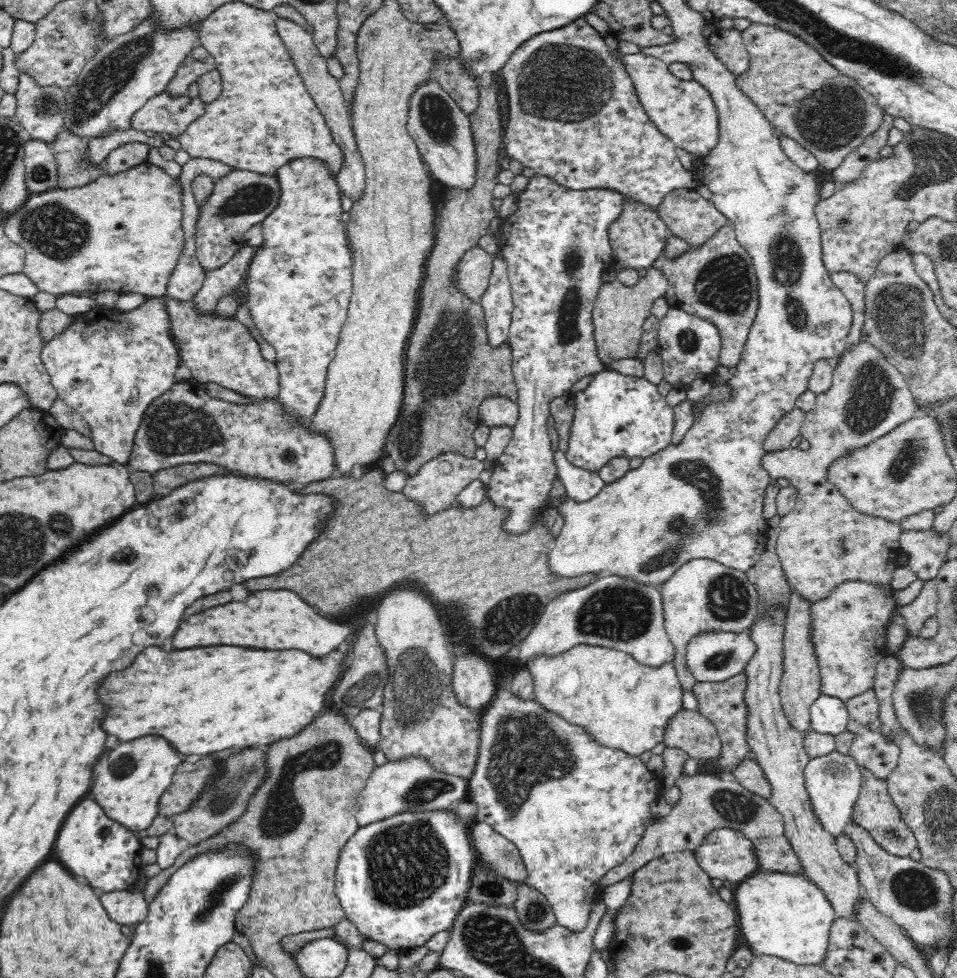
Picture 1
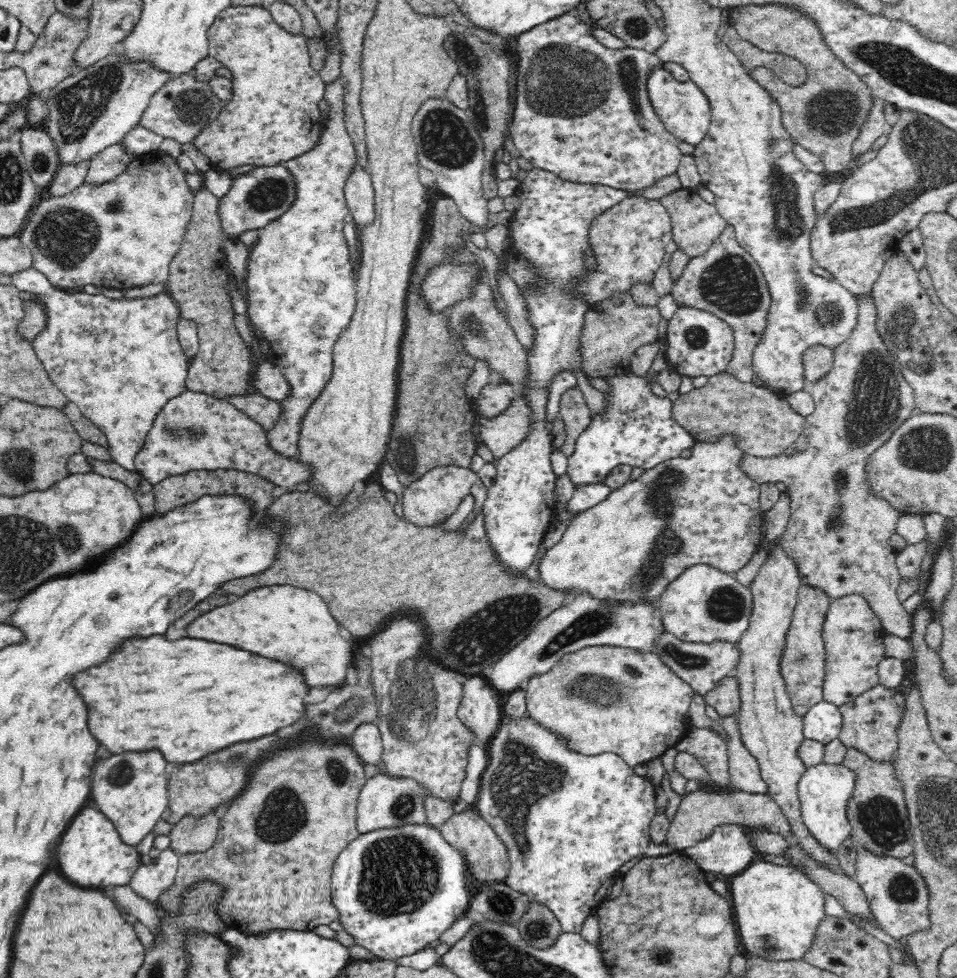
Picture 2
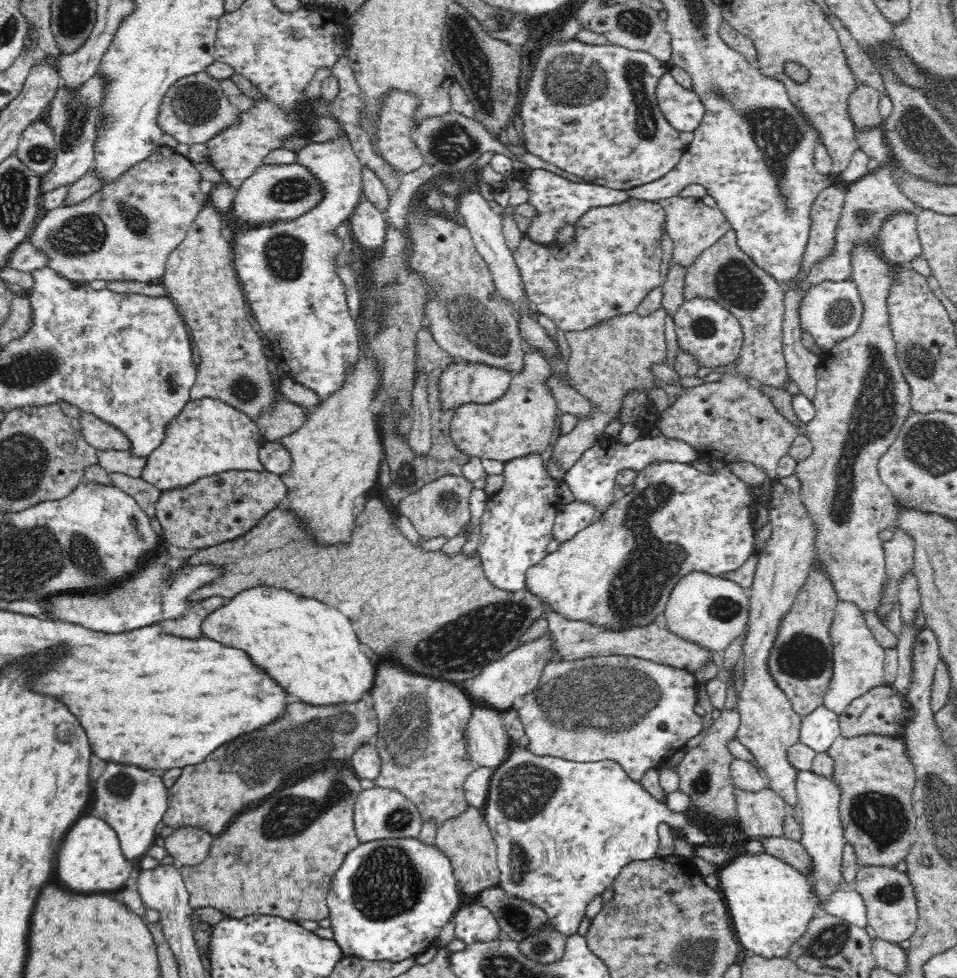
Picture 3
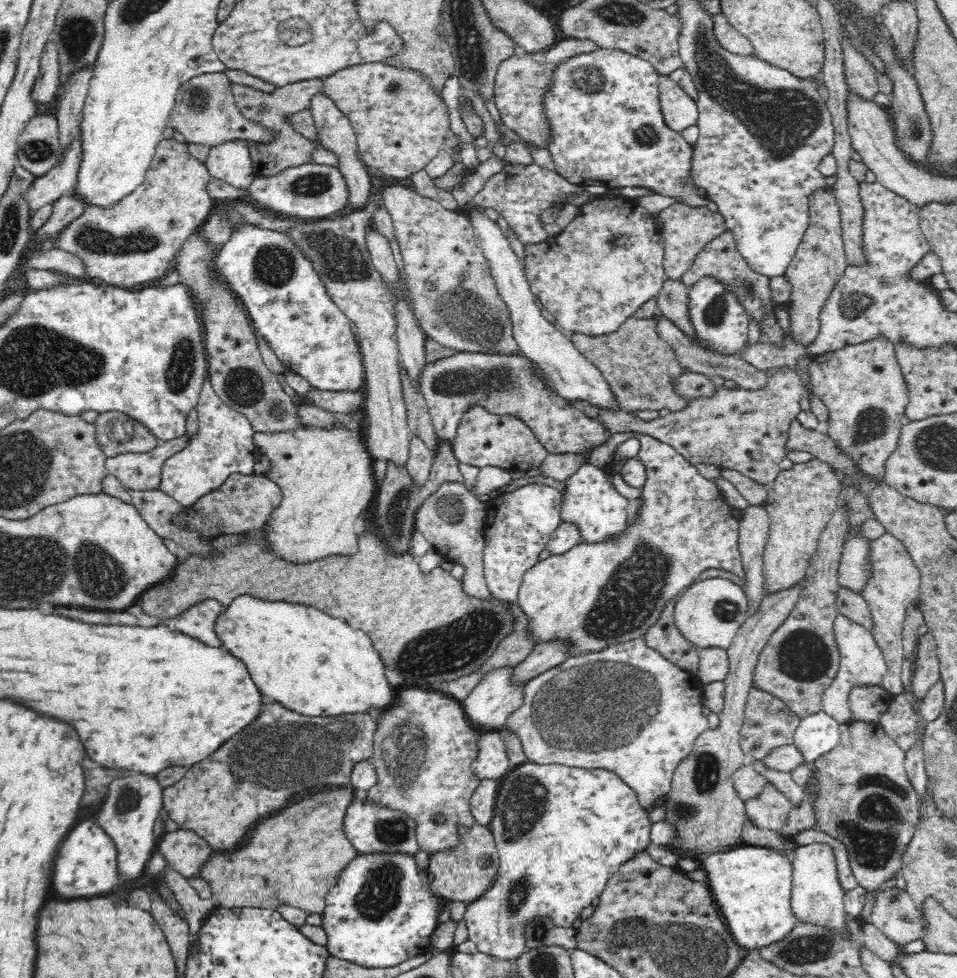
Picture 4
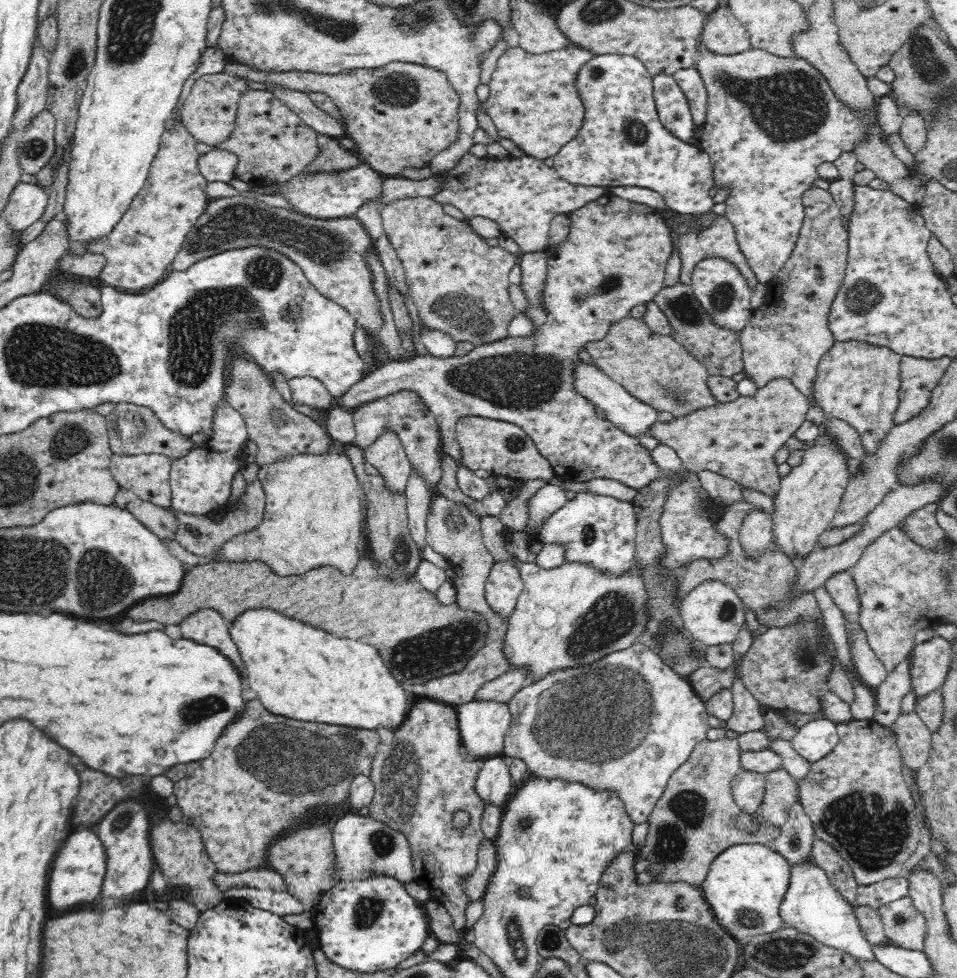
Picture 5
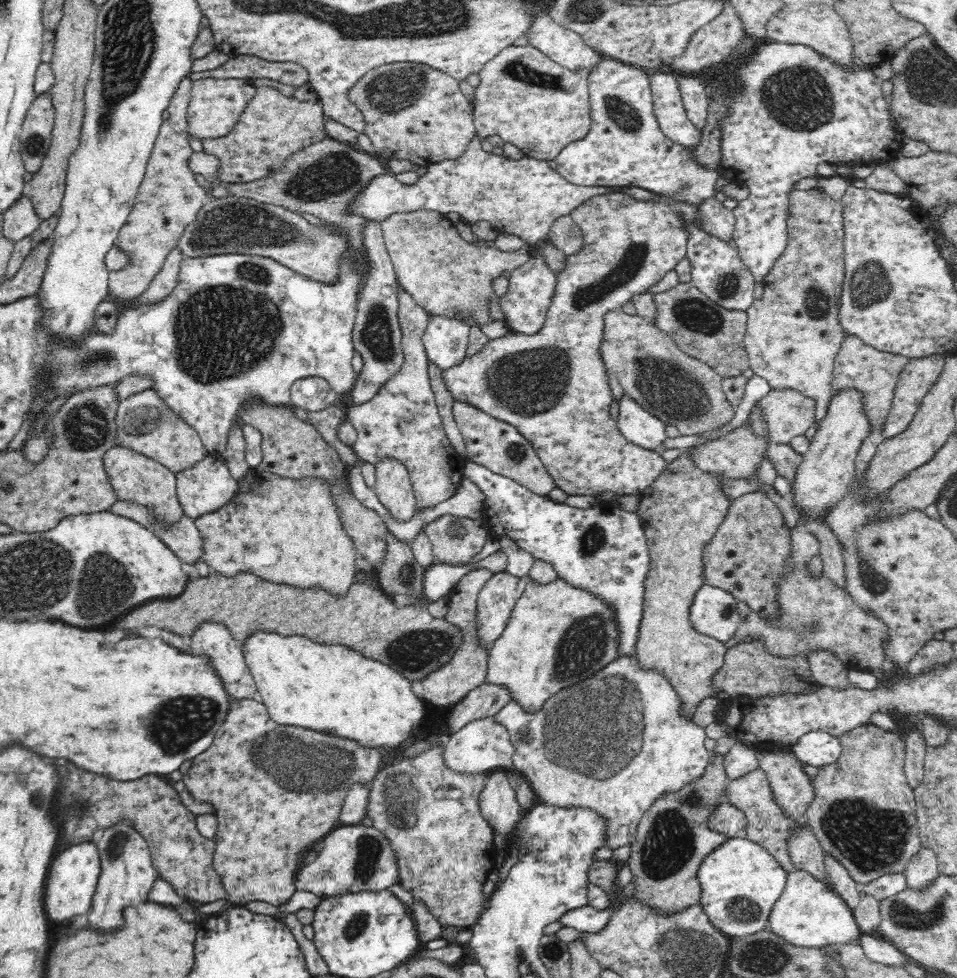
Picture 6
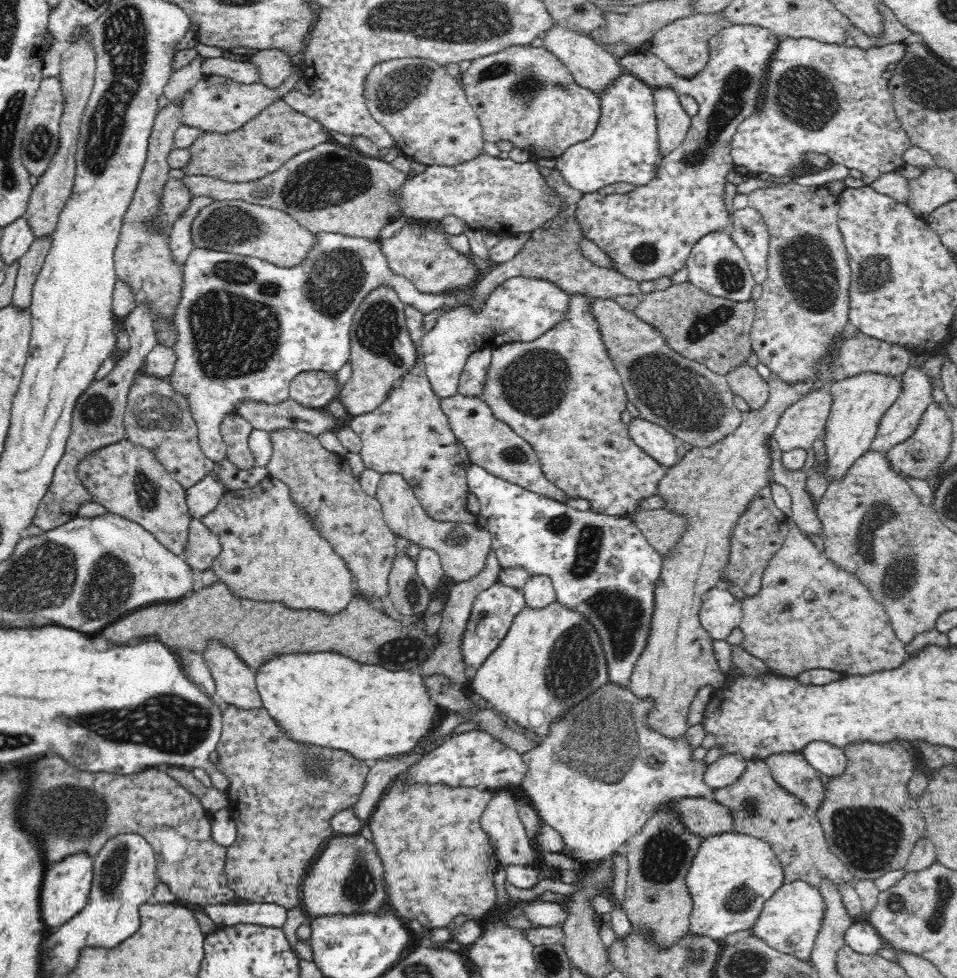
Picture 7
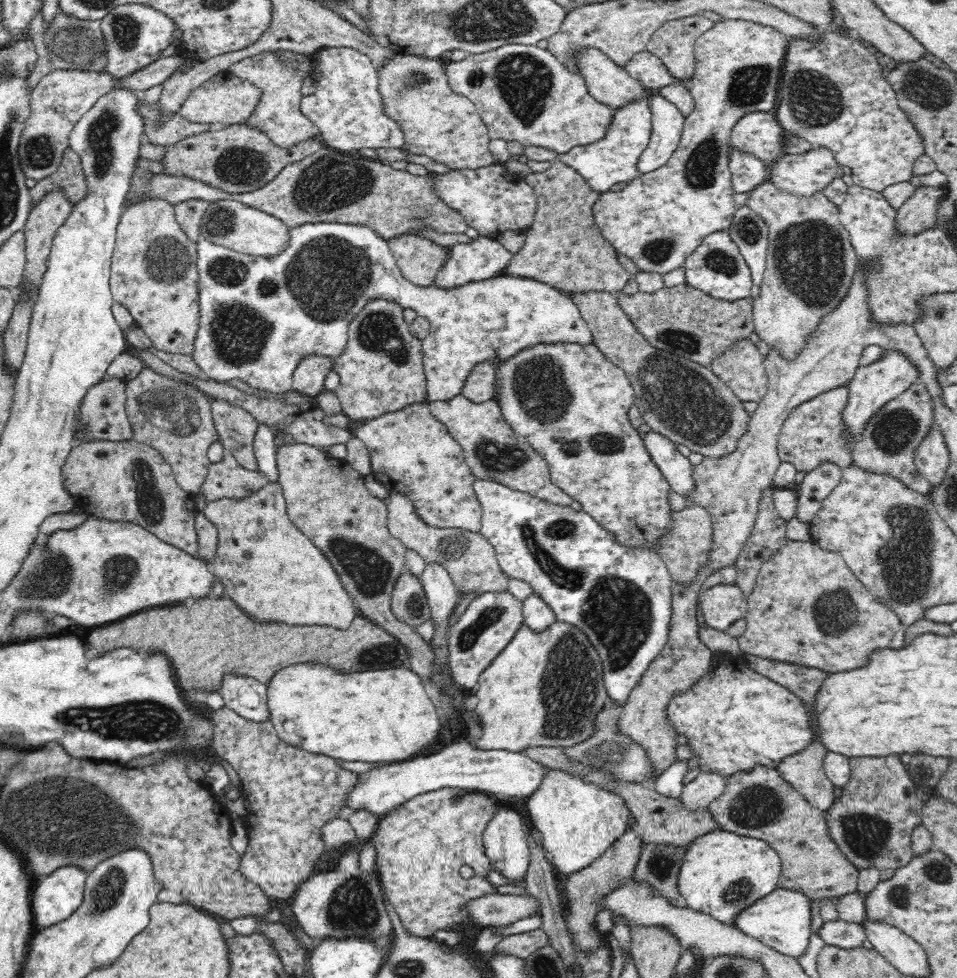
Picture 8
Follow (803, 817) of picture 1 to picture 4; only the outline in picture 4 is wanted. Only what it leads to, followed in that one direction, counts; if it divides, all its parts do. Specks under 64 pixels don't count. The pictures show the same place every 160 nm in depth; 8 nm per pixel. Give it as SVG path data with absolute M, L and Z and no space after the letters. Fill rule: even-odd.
M813 457L808 462L783 470L767 486L767 503L762 506L769 514L770 527L764 550L764 576L768 592L788 589L807 576L817 544L838 506L842 479L830 464ZM751 687L745 706L745 717L741 728L740 744L746 754L751 754L758 760L772 753L779 746L792 745L794 735L801 718L790 710L786 703L772 697L766 691Z

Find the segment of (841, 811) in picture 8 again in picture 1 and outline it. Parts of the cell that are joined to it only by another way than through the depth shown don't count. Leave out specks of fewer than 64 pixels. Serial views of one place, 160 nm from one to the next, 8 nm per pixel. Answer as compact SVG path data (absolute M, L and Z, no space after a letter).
M861 768L861 789L853 806L852 817L858 825L864 827L872 838L884 850L898 857L909 857L917 847L917 838L913 832L902 822L899 810L889 793L887 781L878 780L872 773Z

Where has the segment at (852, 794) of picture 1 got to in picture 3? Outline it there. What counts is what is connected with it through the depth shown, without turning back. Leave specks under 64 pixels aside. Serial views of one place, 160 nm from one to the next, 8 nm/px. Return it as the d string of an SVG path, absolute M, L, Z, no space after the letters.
M800 771L796 778L797 797L800 800L799 825L803 830L799 842L812 857L814 870L808 876L816 895L821 899L837 890L842 881L841 860L844 845L844 828L840 818L840 781L832 776L822 776L816 772Z

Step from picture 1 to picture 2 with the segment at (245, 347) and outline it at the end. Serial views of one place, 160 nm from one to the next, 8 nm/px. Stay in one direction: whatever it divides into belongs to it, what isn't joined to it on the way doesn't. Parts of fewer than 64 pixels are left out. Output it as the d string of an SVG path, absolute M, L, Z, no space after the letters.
M270 358L256 362L252 388L256 388L254 392L274 401L282 400L289 393L289 386L282 371L274 366Z

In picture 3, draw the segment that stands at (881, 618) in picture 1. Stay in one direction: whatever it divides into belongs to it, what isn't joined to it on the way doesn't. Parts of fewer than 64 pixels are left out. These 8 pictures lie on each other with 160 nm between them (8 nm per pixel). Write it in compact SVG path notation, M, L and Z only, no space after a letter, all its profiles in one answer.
M838 602L831 624L830 640L832 643L833 673L827 693L824 694L823 705L839 715L852 701L860 698L862 694L866 694L868 690L877 686L887 685L883 677L885 648L882 648L876 637L872 635L871 628L869 628L866 617L864 617L864 611L855 602Z

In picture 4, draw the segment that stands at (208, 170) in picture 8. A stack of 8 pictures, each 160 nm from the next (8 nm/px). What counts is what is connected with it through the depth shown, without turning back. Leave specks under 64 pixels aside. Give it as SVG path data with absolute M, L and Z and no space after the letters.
M316 78L310 81L301 81L292 86L287 85L286 87L280 87L273 93L260 92L260 90L254 90L254 88L250 88L250 86L242 86L242 84L232 85L233 98L235 99L235 103L239 107L240 112L242 112L244 117L250 119L253 123L263 126L263 130L268 129L268 131L270 131L270 135L272 135L269 142L244 140L244 142L252 143L252 166L254 166L255 169L255 177L258 175L271 177L288 167L297 167L302 166L304 163L313 162L311 157L320 144L318 141L310 140L298 133L294 127L292 127L292 116L296 112L299 113L300 110L303 111L308 109L312 96L320 93L323 85L323 80Z

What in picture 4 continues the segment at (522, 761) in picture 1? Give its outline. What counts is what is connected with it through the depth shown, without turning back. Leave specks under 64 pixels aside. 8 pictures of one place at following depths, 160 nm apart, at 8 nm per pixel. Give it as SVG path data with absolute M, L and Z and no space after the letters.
M526 762L506 774L498 792L494 818L488 826L499 854L498 872L492 886L478 900L469 903L463 914L469 939L476 944L478 952L514 962L529 950L525 928L533 918L548 917L556 926L572 926L580 912L594 898L599 898L620 865L634 854L648 850L650 820L636 796L632 787L608 770Z

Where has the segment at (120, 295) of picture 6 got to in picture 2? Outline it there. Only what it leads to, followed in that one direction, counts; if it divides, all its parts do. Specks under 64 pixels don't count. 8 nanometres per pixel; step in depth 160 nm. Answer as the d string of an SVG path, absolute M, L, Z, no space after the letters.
M154 150L149 154L140 154L134 162L128 164L128 168L118 178L105 183L88 183L84 182L80 186L77 186L74 190L68 191L63 195L50 195L49 198L42 200L40 204L34 206L34 210L31 210L28 216L28 222L17 235L23 244L32 253L32 266L31 268L37 270L40 274L45 276L45 280L49 282L54 289L60 289L60 291L71 292L75 290L82 290L85 286L92 284L99 288L115 289L124 291L133 287L144 287L152 284L159 284L159 282L168 281L170 277L170 262L174 260L176 254L180 252L182 248L182 242L184 242L184 236L186 236L186 230L188 223L191 220L193 213L193 189L188 186L188 183L184 178L184 170L182 170L176 159L171 158L160 150Z

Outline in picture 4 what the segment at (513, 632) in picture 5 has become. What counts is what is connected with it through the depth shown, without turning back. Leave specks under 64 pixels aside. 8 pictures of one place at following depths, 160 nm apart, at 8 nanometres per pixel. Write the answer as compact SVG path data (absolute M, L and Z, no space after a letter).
M613 433L609 441L589 454L589 463L596 468L612 466L613 451L633 436L640 440L641 447L637 455L647 472L640 518L636 520L636 516L630 517L628 530L615 541L578 543L568 552L550 556L525 572L516 604L528 617L527 636L532 639L534 646L546 641L562 641L568 647L568 656L576 656L644 638L660 618L667 602L681 594L688 584L693 584L700 572L710 568L728 571L729 575L733 572L740 578L740 587L743 589L746 585L746 572L738 549L741 512L726 504L720 496L719 486L704 478L697 467L690 464L675 448L648 435Z

